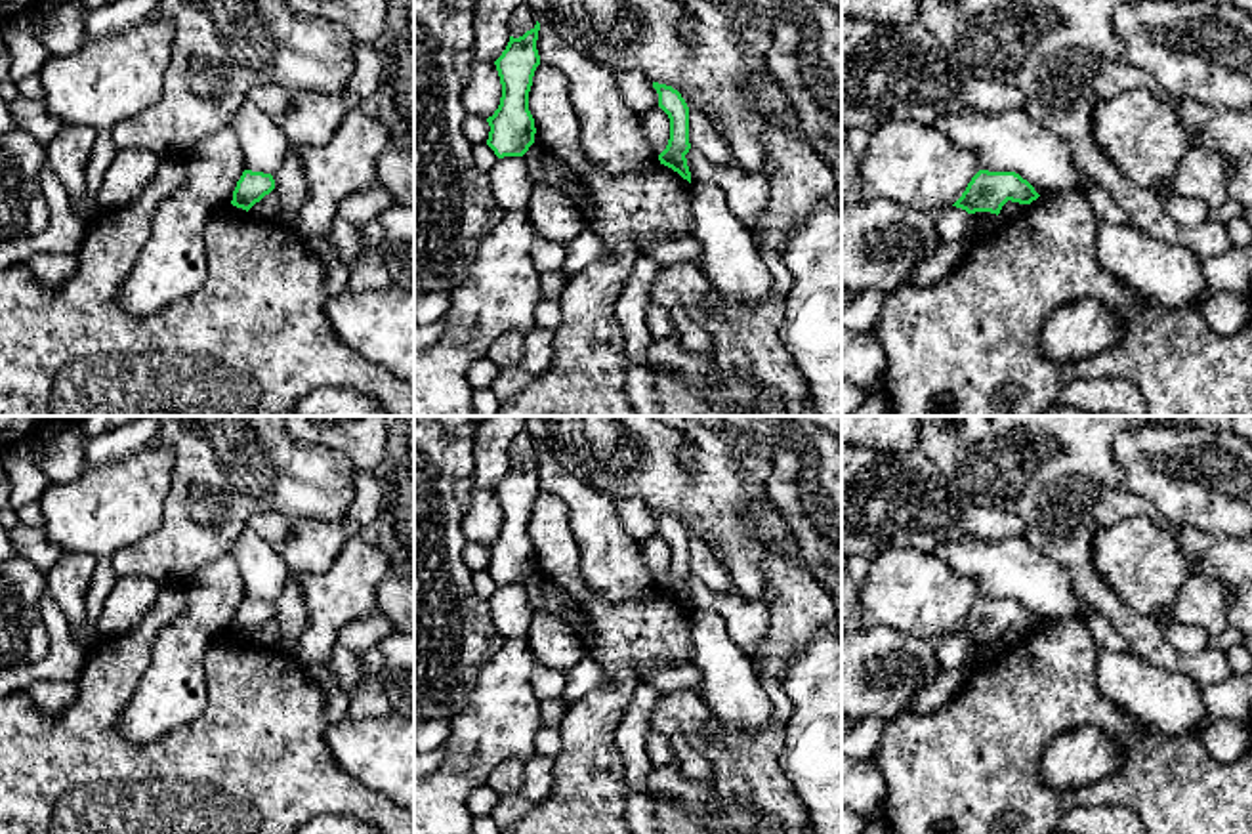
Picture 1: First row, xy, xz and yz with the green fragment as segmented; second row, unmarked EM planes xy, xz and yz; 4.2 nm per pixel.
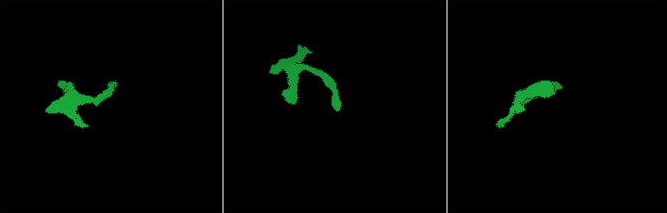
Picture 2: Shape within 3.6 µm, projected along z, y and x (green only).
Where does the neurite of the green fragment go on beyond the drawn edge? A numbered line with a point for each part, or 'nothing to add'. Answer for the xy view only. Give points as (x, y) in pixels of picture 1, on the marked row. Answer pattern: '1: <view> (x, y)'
nothing to add

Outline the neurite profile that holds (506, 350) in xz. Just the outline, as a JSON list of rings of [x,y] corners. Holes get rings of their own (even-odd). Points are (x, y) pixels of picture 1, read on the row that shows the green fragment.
[[[513,330],[502,332],[487,349],[487,359],[498,368],[517,365],[523,359],[525,336]]]

